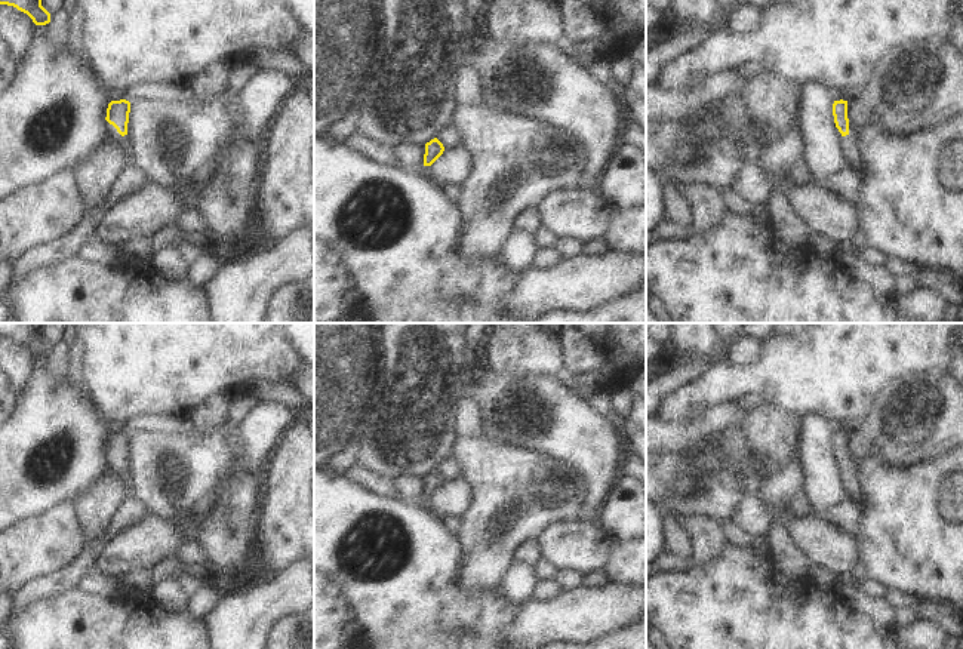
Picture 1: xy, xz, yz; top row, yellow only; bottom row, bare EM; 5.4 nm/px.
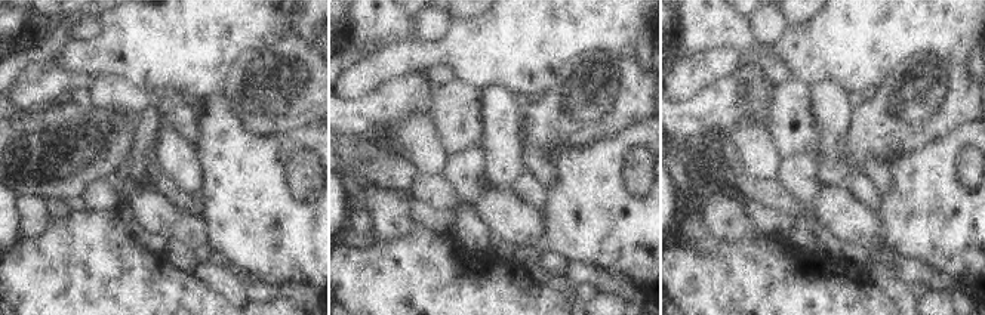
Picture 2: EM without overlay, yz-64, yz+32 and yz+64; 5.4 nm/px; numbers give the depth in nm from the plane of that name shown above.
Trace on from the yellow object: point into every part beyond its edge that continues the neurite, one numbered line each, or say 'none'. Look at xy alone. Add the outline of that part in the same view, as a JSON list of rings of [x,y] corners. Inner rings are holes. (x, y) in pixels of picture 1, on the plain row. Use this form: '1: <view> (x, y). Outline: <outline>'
1: xy (126, 473). Outline: [[[129,467],[120,468],[120,470],[119,470],[119,474],[121,474],[123,479],[124,479],[129,485],[133,485],[133,483],[135,483],[133,473],[130,471]]]

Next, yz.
1: yz (849, 477). Outline: [[[846,467],[840,470],[840,474],[842,474],[843,483],[846,485],[849,490],[850,499],[856,501],[858,499],[858,490],[856,490],[858,477],[855,470],[850,467]]]

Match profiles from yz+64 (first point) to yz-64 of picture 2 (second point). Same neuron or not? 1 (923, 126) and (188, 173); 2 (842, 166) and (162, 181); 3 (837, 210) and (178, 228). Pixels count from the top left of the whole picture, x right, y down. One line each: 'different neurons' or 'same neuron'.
1: different neurons
2: different neurons
3: same neuron

